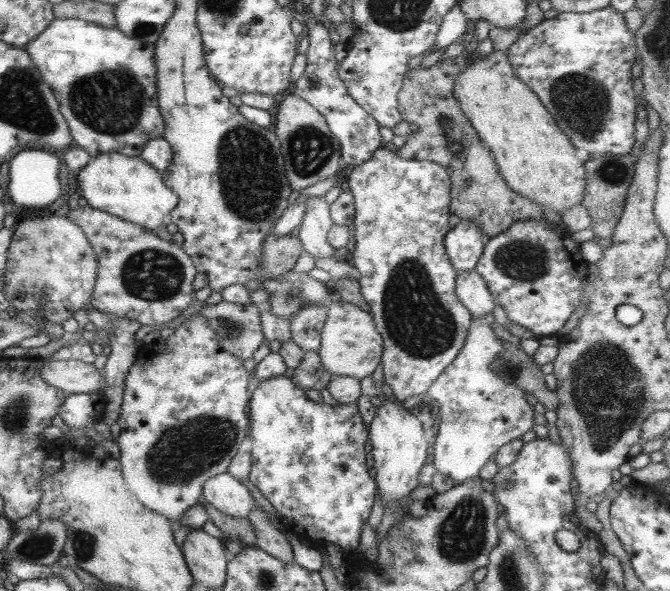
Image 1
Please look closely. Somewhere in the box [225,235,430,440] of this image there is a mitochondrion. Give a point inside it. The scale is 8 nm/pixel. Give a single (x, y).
(294, 293)

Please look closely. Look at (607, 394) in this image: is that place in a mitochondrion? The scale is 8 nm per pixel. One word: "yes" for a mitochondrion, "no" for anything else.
yes

